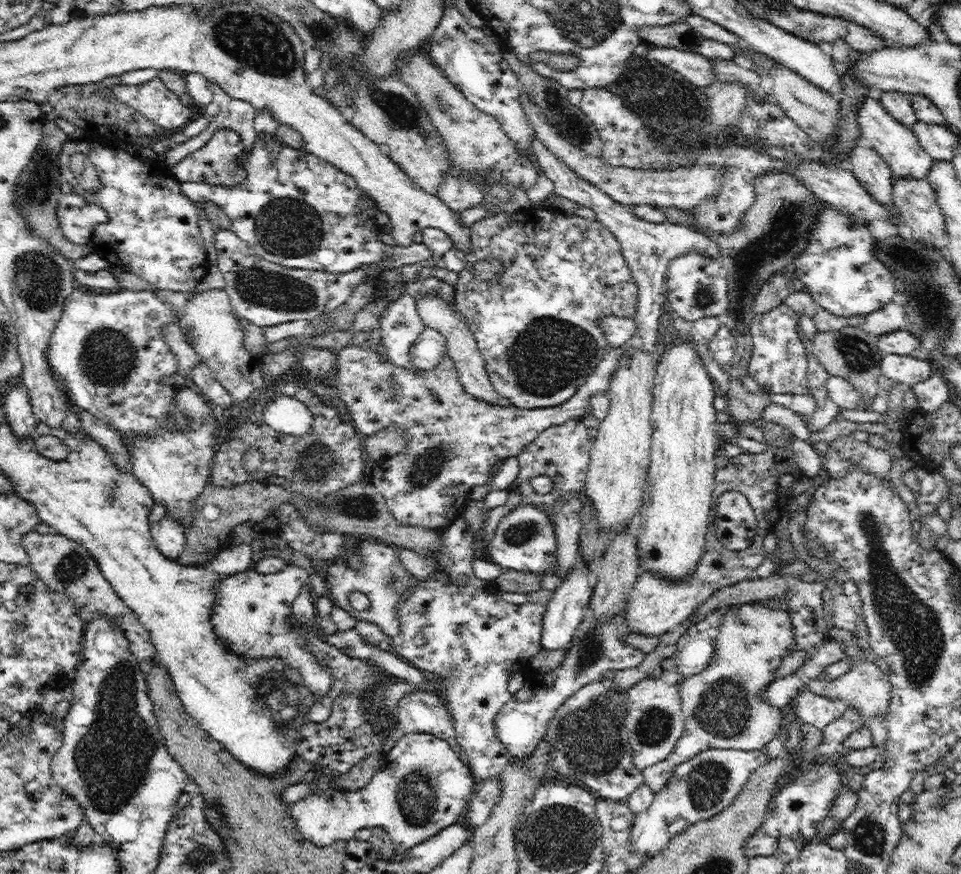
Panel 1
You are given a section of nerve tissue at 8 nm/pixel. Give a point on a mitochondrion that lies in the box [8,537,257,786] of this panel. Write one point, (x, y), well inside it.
(71, 567)

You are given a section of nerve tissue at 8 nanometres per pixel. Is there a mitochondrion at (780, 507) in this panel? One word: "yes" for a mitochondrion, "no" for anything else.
no

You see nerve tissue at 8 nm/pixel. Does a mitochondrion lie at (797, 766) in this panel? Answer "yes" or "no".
no

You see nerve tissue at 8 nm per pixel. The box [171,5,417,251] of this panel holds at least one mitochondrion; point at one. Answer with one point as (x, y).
(258, 43)

